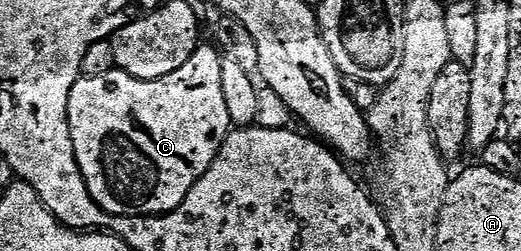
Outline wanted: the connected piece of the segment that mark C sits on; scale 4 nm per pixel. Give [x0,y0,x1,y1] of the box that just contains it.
[69,45,234,215]

